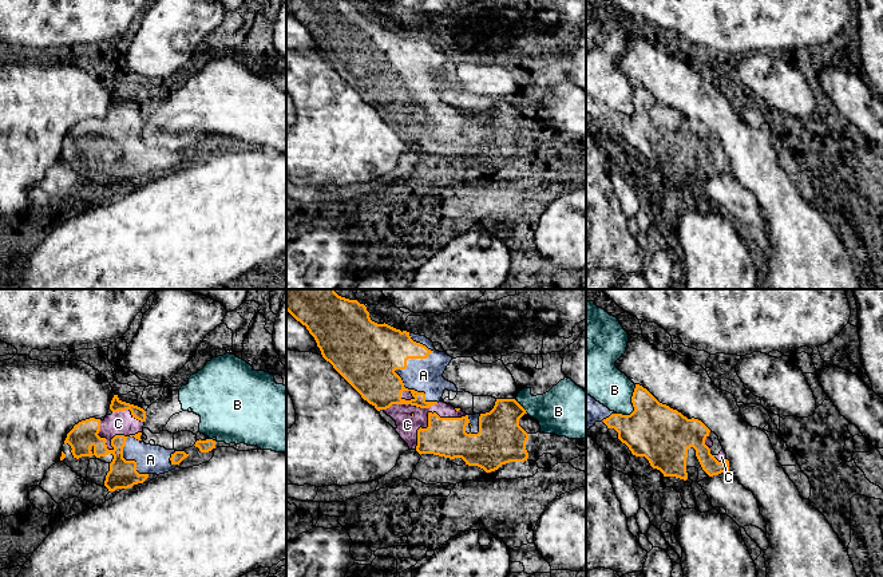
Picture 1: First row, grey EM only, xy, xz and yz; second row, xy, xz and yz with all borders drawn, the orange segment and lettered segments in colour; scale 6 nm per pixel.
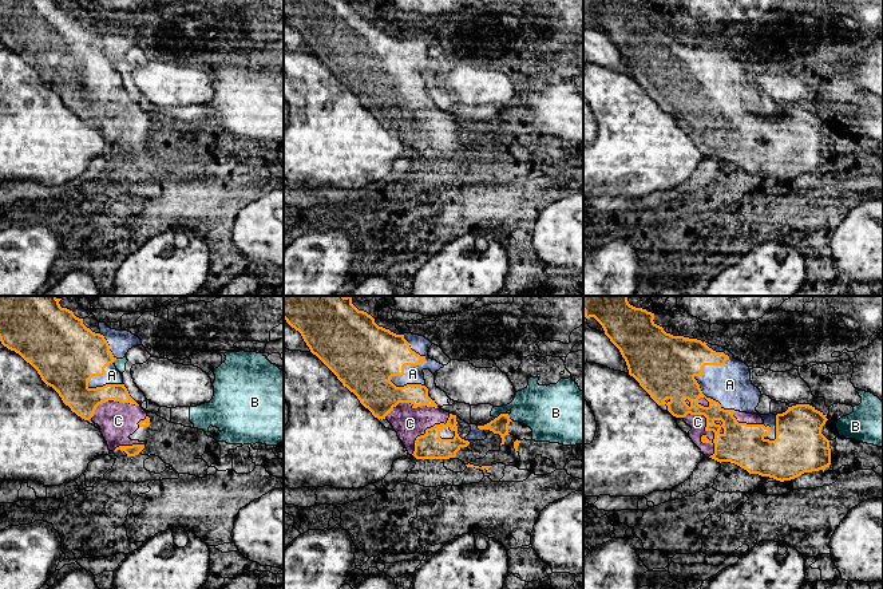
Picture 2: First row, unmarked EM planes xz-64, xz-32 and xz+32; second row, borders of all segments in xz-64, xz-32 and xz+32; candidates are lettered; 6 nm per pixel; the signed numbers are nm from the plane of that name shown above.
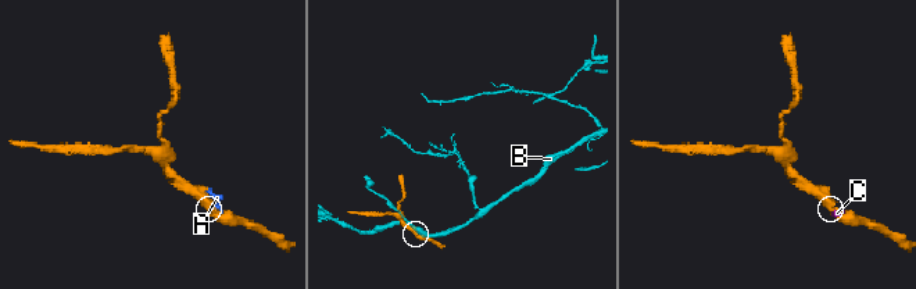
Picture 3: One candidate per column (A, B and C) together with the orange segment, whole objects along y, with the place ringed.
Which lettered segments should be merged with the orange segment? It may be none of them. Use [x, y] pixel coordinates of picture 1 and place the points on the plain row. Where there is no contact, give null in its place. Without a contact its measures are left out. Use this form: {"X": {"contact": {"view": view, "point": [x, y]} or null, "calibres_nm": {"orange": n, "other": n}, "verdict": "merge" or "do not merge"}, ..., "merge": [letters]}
{"A": {"contact": {"view": "xz", "point": [402, 68]}, "calibres_nm": {"orange": 400, "other": 200}, "verdict": "merge"}, "B": {"contact": {"view": "yz", "point": [633, 106]}, "calibres_nm": {"orange": 340, "other": 240}, "verdict": "do not merge"}, "C": {"contact": {"view": "xz", "point": [428, 115]}, "calibres_nm": {"orange": 240, "other": 130}, "verdict": "merge"}, "merge": ["A", "C"]}

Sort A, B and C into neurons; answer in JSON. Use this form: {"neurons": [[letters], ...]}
{"neurons": [["A", "C"], ["B"]]}

